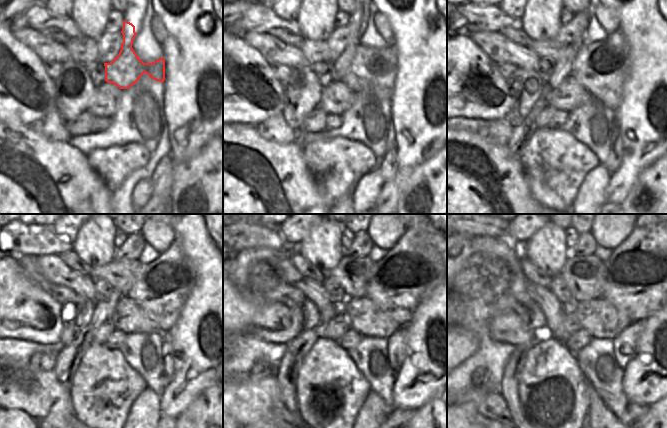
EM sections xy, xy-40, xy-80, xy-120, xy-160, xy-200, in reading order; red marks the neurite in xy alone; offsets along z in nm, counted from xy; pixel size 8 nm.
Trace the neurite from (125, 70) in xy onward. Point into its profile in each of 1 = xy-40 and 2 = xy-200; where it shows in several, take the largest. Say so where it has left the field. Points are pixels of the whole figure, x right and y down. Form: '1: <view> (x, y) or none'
1: xy-40 (362, 68)
2: xy-200 (650, 269)

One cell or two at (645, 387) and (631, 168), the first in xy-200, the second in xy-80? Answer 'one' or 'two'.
one

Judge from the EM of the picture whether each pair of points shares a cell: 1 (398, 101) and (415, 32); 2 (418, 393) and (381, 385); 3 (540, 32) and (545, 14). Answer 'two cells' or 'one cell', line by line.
1: one cell
2: two cells
3: one cell

